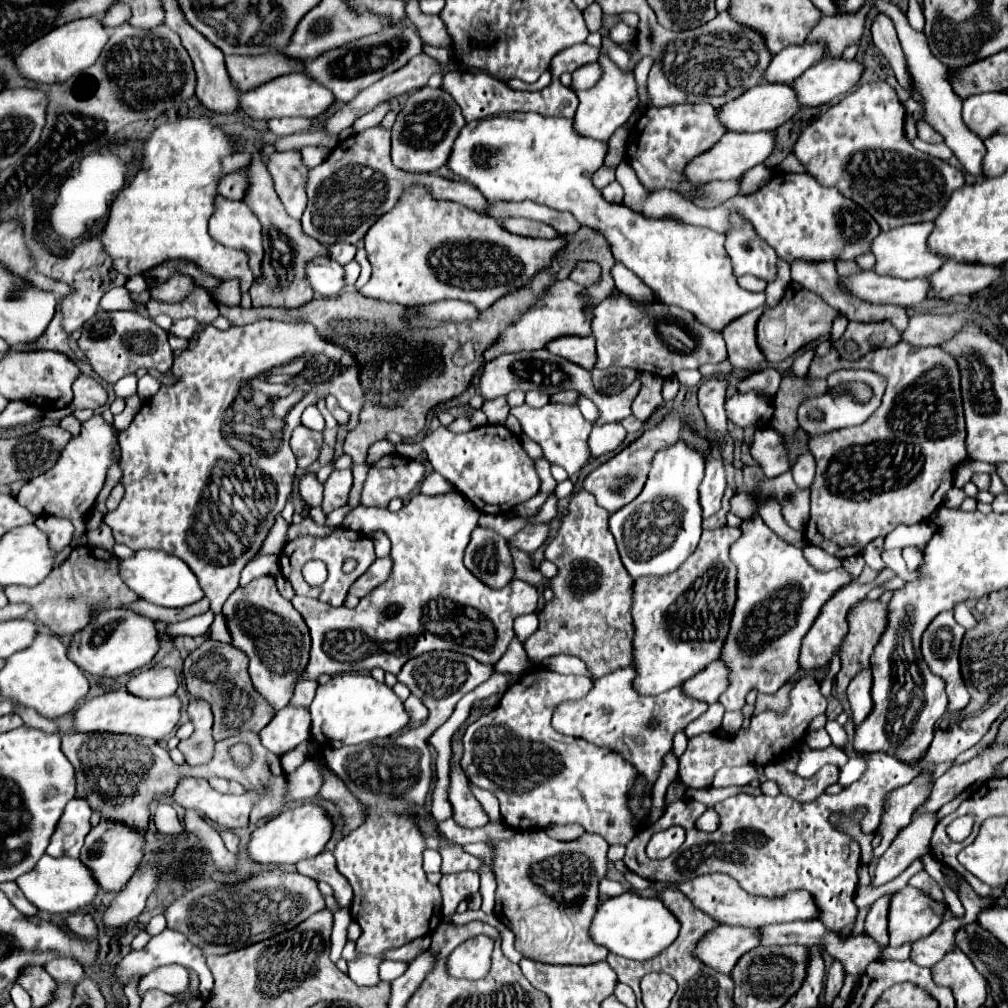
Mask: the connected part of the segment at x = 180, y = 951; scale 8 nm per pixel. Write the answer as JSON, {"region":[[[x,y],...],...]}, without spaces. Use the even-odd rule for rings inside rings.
{"region":[[[166,928],[162,934],[154,936],[140,952],[134,952],[134,950],[132,950],[130,954],[126,954],[116,966],[112,966],[112,974],[114,974],[116,982],[118,982],[118,986],[120,986],[120,988],[126,988],[126,986],[132,982],[132,978],[146,976],[146,974],[150,974],[152,970],[156,970],[158,966],[166,966],[166,964],[180,964],[180,966],[184,966],[184,968],[190,968],[190,970],[198,972],[202,998],[204,998],[204,1000],[210,1000],[212,990],[214,990],[214,978],[212,978],[212,974],[210,974],[210,970],[208,970],[208,966],[206,966],[206,958],[202,956],[200,948],[196,948],[192,942],[188,942],[188,938],[186,938],[184,934],[180,934],[180,932],[176,932],[176,930],[168,930],[168,928]]]}

